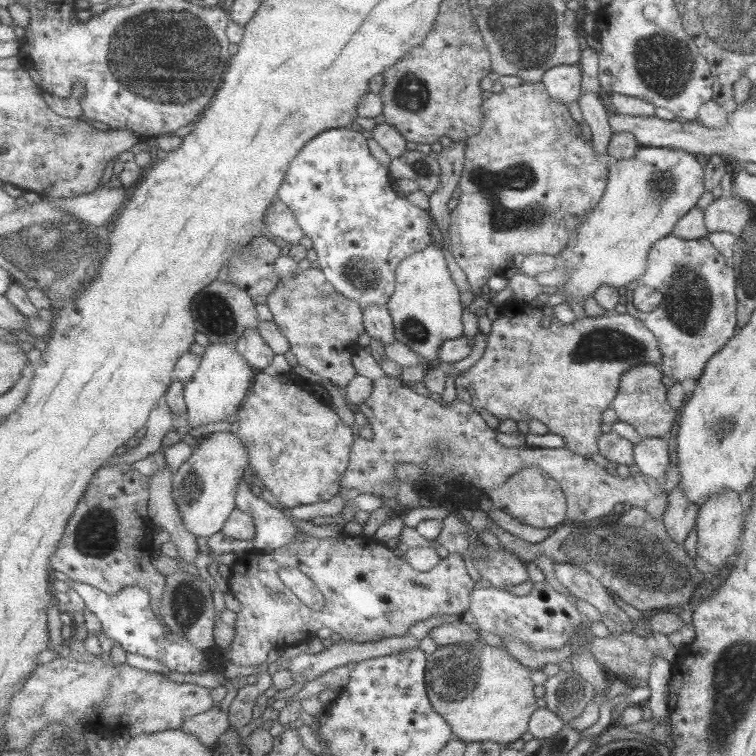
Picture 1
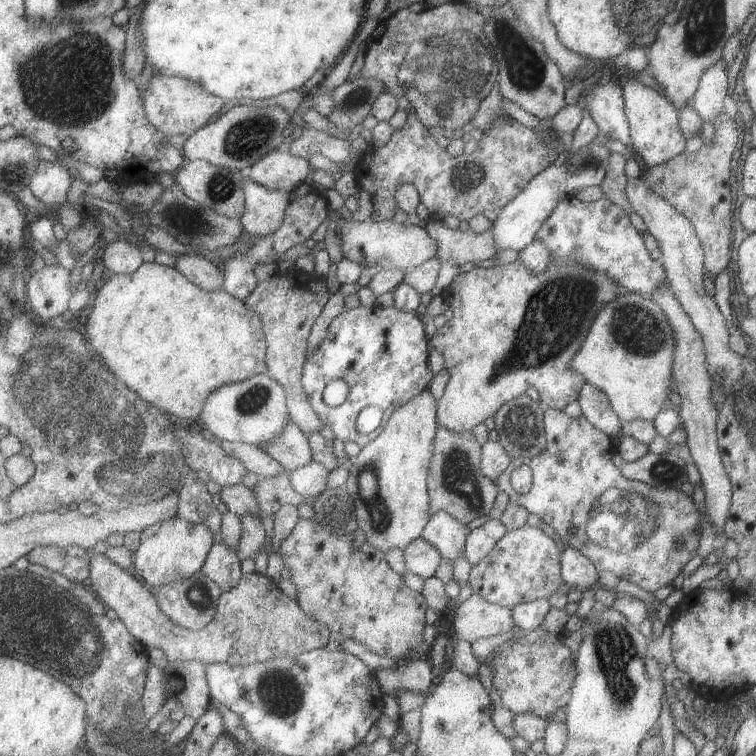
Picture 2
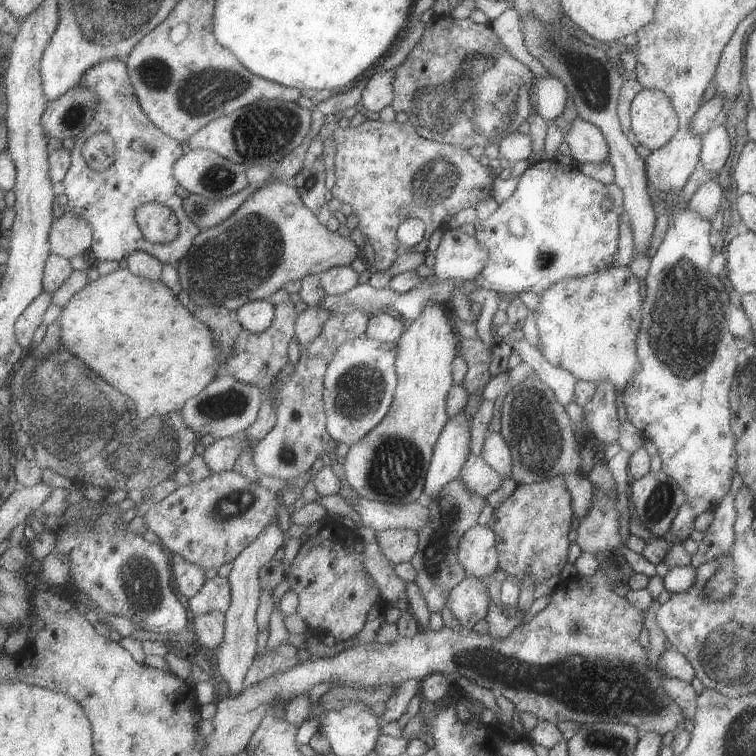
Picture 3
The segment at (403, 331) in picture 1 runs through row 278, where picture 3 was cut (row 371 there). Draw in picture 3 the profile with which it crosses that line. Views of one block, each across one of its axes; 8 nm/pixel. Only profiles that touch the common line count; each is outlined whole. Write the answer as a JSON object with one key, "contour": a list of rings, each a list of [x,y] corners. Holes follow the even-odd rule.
{"contour":[[[437,303],[427,305],[421,316],[410,323],[398,340],[398,387],[394,396],[394,403],[387,417],[376,429],[365,438],[349,447],[345,456],[344,470],[349,485],[361,497],[371,500],[383,500],[394,504],[409,504],[423,501],[425,498],[426,478],[436,444],[448,424],[448,396],[453,388],[453,363],[460,352],[461,336],[451,324],[445,308]]]}

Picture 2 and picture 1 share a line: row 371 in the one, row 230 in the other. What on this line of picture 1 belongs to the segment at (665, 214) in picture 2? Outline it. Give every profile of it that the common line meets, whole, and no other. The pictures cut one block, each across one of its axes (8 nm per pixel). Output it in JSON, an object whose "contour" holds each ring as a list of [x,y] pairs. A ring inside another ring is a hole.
{"contour":[[[724,195],[713,200],[704,210],[704,224],[708,232],[728,232],[739,236],[751,218],[749,204],[739,198]]]}

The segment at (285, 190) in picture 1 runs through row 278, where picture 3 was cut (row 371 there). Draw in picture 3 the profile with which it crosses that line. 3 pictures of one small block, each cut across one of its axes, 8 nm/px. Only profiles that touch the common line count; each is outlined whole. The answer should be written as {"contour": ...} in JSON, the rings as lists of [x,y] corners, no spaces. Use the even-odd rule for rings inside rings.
{"contour":[[[366,336],[347,341],[333,357],[325,379],[324,401],[328,431],[339,443],[353,446],[384,421],[398,387],[398,343],[384,343]]]}

